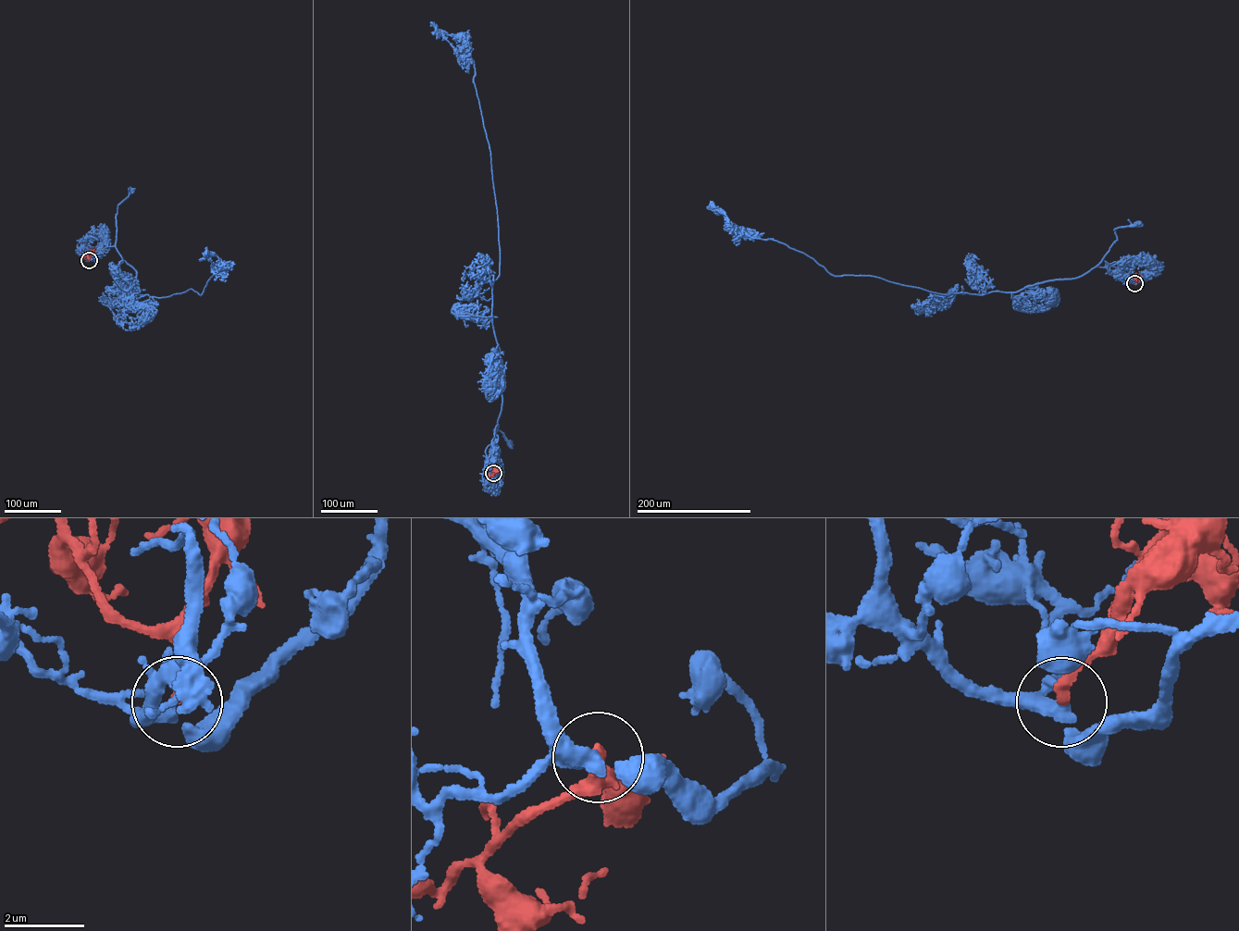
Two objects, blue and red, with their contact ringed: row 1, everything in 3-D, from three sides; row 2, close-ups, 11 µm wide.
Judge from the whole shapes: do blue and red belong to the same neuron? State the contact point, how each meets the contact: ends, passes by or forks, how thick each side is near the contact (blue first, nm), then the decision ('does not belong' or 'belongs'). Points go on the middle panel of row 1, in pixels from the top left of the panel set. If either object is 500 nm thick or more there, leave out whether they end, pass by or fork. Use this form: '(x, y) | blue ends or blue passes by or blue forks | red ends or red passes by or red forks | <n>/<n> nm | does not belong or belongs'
(493, 473) | blue forks | red ends | 240/280 nm | belongs

